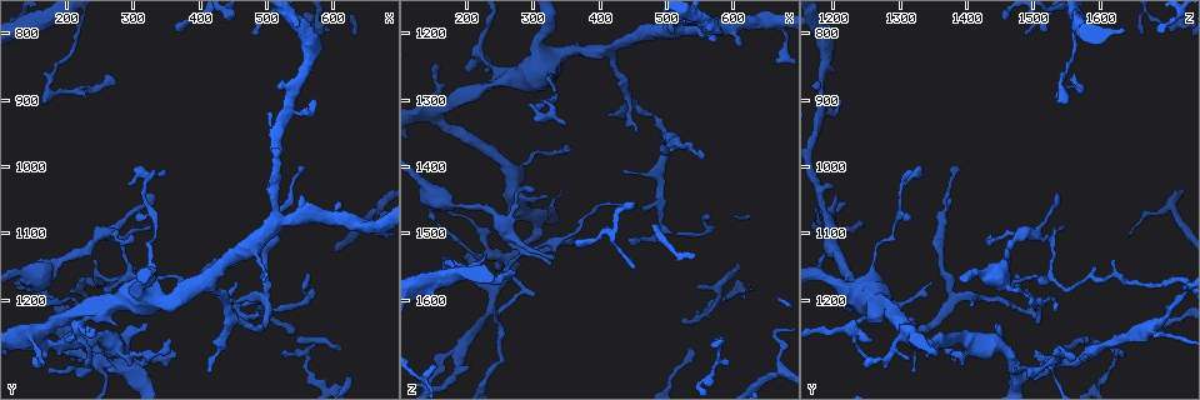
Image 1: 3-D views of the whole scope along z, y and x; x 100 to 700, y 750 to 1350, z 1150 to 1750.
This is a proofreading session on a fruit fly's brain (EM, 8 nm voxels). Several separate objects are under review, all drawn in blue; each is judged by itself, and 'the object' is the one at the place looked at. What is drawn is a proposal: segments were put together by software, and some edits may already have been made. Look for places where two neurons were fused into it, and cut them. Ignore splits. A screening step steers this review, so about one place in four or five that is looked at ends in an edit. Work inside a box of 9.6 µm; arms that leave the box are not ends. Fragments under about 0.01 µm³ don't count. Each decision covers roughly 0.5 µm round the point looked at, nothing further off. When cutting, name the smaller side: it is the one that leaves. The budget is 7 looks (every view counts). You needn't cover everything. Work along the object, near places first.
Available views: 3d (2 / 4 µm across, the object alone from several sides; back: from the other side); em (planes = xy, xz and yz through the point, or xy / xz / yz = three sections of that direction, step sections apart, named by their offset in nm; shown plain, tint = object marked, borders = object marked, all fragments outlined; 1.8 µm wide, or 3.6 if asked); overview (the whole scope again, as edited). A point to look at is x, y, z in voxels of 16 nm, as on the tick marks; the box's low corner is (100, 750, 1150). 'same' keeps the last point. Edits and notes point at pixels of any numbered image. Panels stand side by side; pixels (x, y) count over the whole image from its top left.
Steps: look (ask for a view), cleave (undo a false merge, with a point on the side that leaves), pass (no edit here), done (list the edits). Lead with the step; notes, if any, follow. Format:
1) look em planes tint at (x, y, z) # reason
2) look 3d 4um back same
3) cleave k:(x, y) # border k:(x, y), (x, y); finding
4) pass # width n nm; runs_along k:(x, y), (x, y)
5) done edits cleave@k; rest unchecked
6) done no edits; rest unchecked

look em 3.6um xy step 16 tint at (265, 1295, 1535) # looks like a crossing

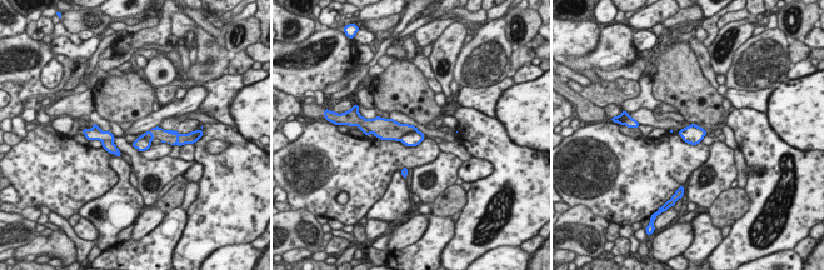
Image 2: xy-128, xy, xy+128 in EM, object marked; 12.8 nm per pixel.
look em 3.6um planes borders same

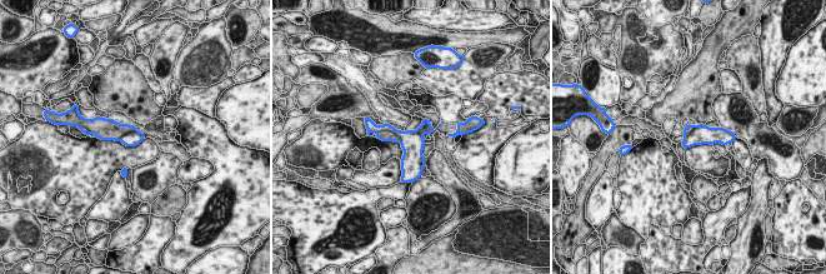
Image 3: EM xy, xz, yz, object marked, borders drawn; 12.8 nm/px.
cleave 3:(385, 135) # border 3:(376, 131), (391, 130), (401, 140); a second neuron is stuck on

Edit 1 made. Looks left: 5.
look overview

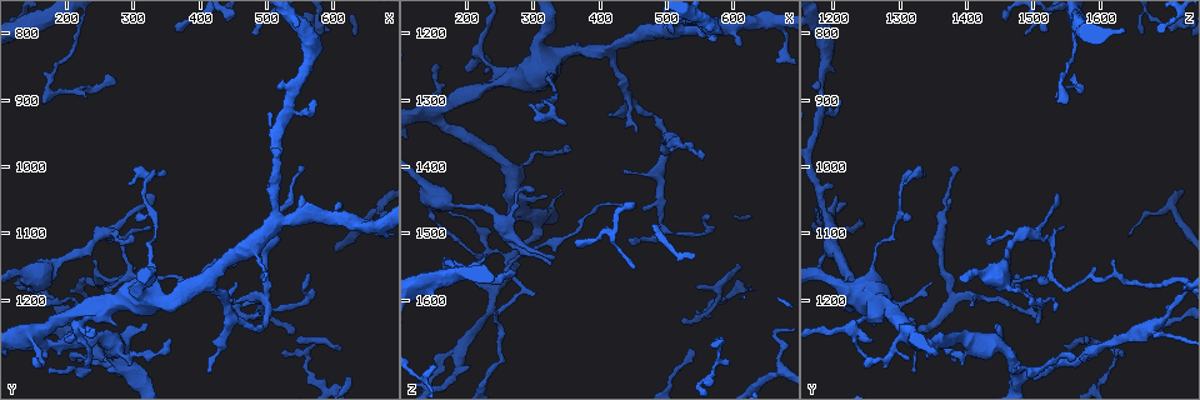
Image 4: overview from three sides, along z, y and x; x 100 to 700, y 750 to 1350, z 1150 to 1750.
look 3d 2um at (560, 1290, 1620) # abrupt turn

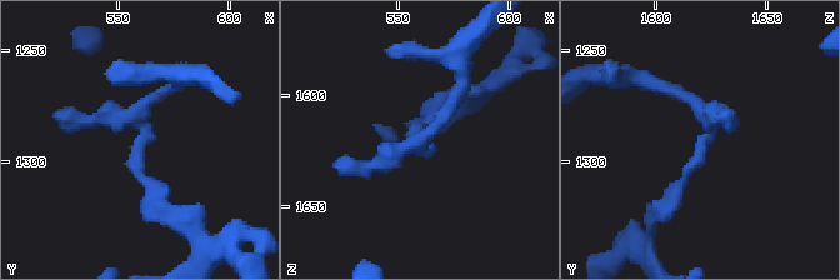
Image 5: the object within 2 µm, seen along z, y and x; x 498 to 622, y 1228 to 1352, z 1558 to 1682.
look em planes tint at (562, 1288, 1622) # now the EM

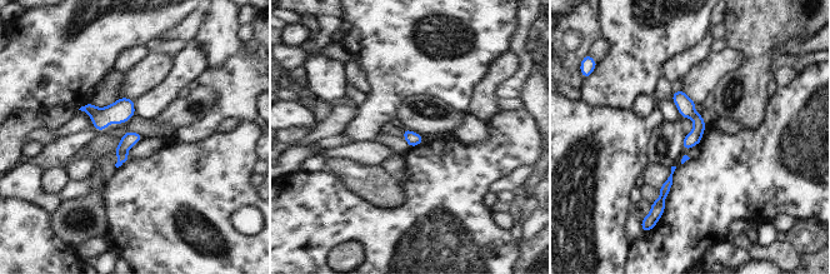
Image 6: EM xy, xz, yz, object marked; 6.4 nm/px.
pass # width 90 nm; runs_along 6:(676, 94), (696, 118), (686, 145); continuous, no second neuron

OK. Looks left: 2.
done edits cleave@3; rest unchecked

